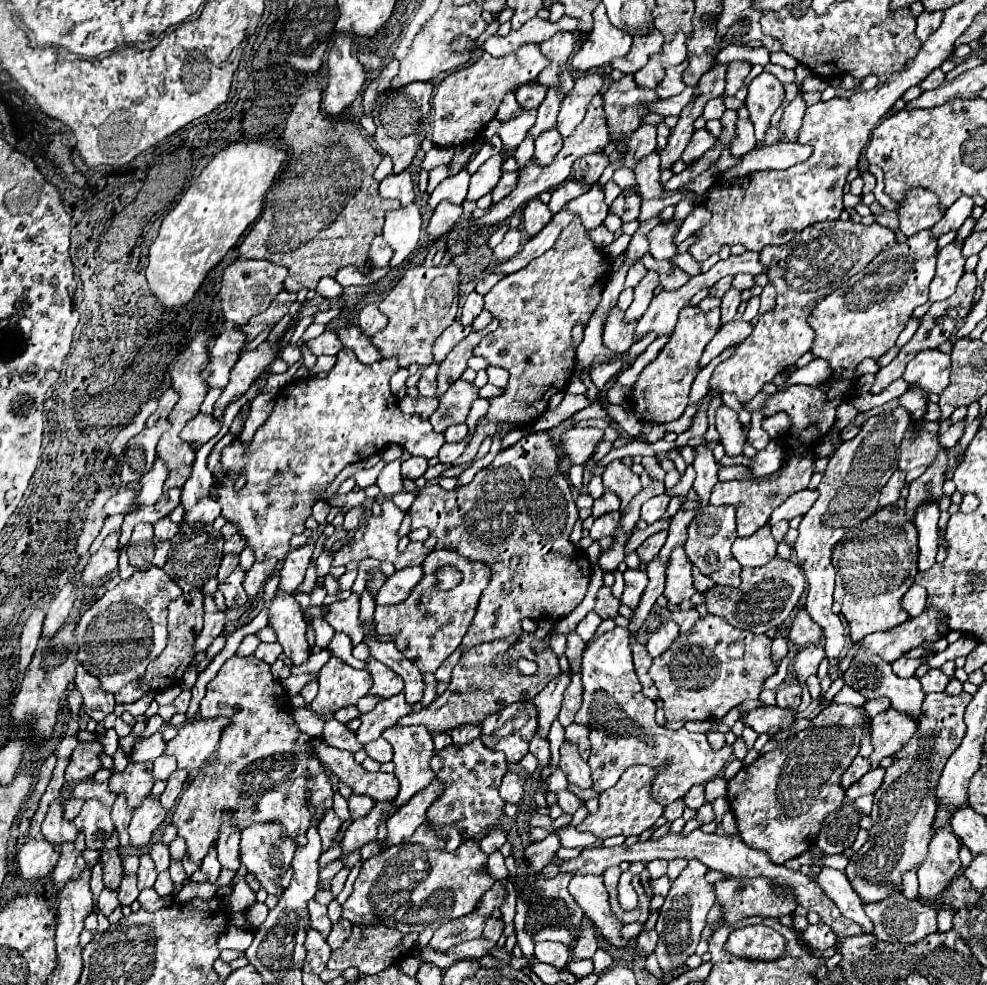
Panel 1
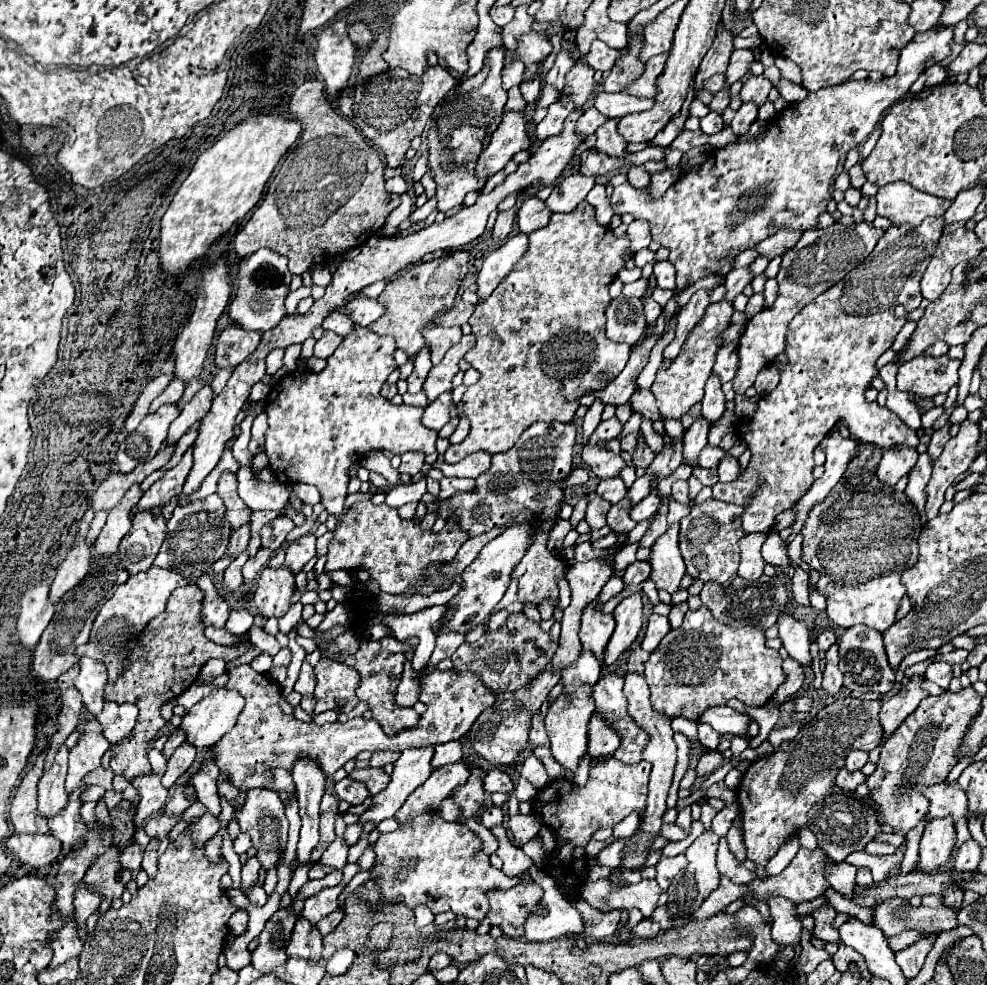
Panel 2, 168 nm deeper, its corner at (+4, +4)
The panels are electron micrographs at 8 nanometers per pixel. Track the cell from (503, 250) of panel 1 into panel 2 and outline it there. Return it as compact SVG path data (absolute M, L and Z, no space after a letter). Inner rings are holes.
M509 209L509 211L499 211L497 215L497 221L495 221L495 227L493 227L493 239L501 241L501 239L507 239L507 235L511 233L513 229L513 223L515 223L515 209Z

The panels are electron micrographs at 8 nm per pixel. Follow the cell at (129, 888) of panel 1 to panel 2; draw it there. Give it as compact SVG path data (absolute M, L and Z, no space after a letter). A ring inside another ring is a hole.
M133 843L129 845L127 849L121 851L121 861L123 861L123 867L129 867L133 871L133 877L137 875L137 871L141 869L141 859L143 859L143 849Z

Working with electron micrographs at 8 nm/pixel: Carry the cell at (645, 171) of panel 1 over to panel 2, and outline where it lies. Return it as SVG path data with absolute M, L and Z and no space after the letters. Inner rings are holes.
M607 119L597 131L597 143L595 143L595 149L601 151L601 153L607 153L609 157L621 157L621 155L627 155L625 153L625 139L617 133L617 119Z

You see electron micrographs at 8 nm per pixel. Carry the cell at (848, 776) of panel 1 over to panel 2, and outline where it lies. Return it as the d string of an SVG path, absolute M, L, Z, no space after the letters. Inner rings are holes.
M851 751L849 757L847 757L847 761L845 761L845 767L847 767L849 771L857 771L857 769L861 769L867 761L869 761L869 753L867 753L867 751Z

